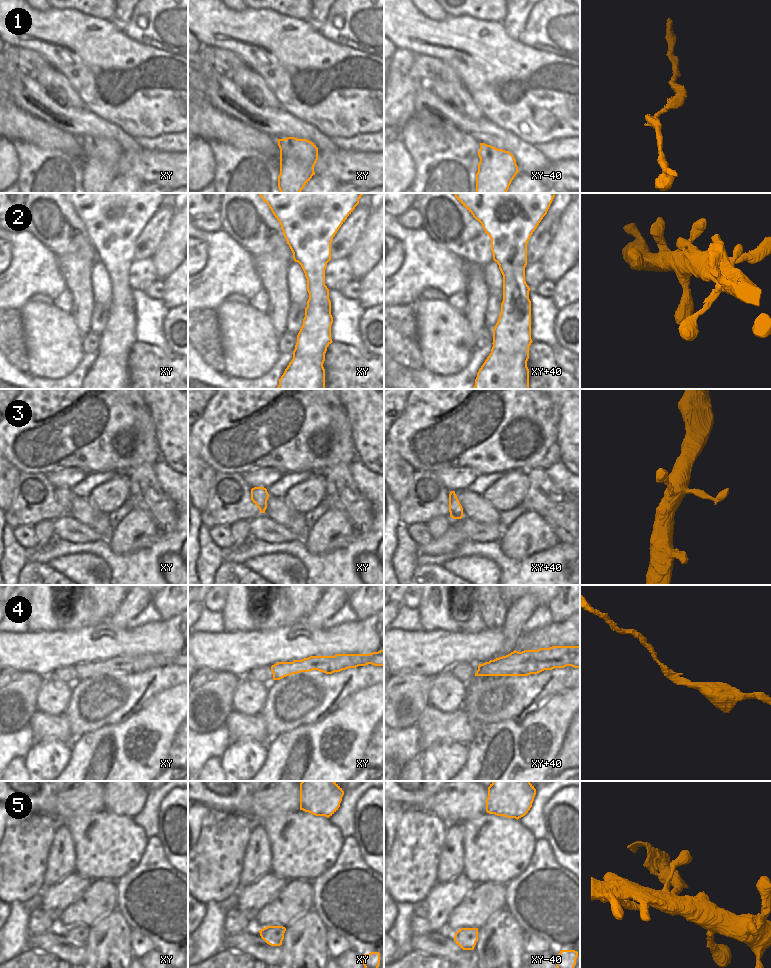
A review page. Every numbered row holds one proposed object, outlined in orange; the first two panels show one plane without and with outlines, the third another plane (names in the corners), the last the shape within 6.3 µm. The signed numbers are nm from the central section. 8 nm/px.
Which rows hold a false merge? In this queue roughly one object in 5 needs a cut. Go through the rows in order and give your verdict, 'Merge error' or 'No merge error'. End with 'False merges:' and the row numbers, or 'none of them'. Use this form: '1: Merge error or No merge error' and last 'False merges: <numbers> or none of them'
1: No merge error
2: No merge error
3: No merge error
4: No merge error
5: Merge error
False merges: 5

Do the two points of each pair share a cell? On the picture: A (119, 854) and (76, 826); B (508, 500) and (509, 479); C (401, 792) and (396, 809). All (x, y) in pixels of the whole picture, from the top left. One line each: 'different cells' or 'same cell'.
A: same cell
B: same cell
C: different cells

